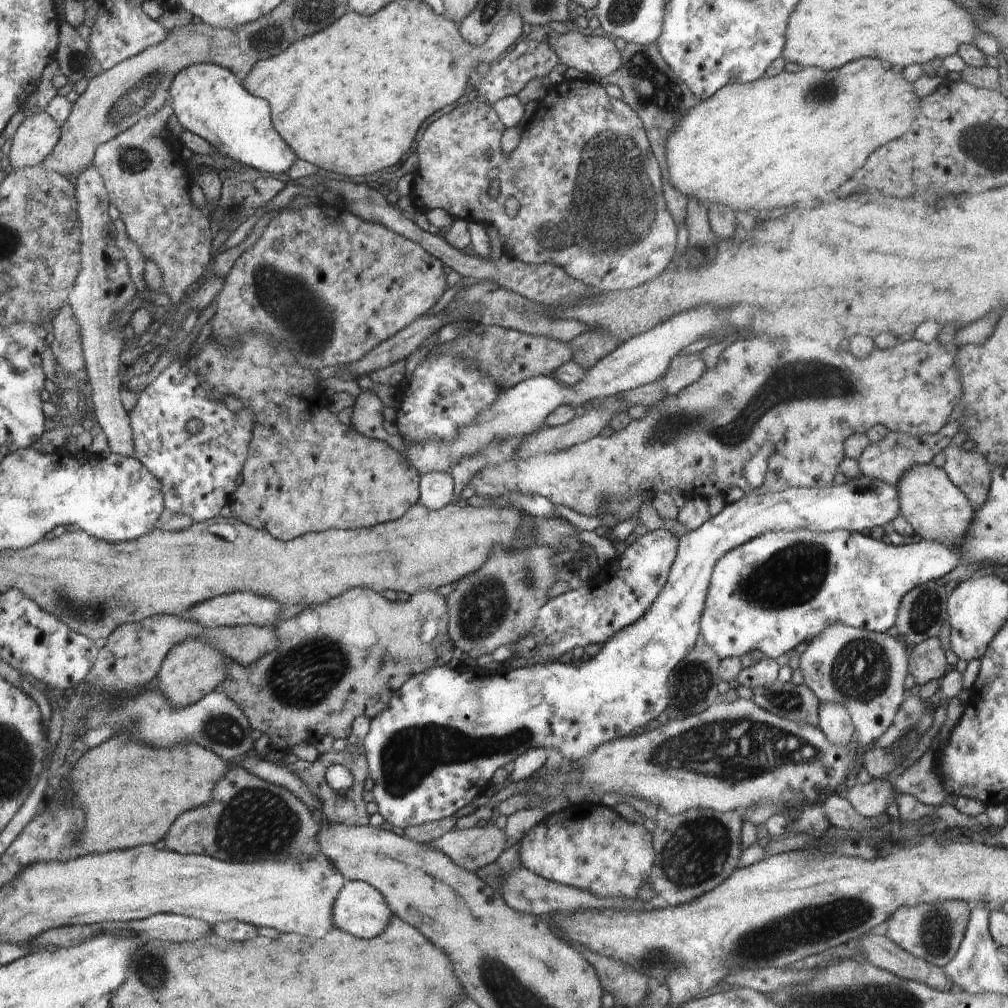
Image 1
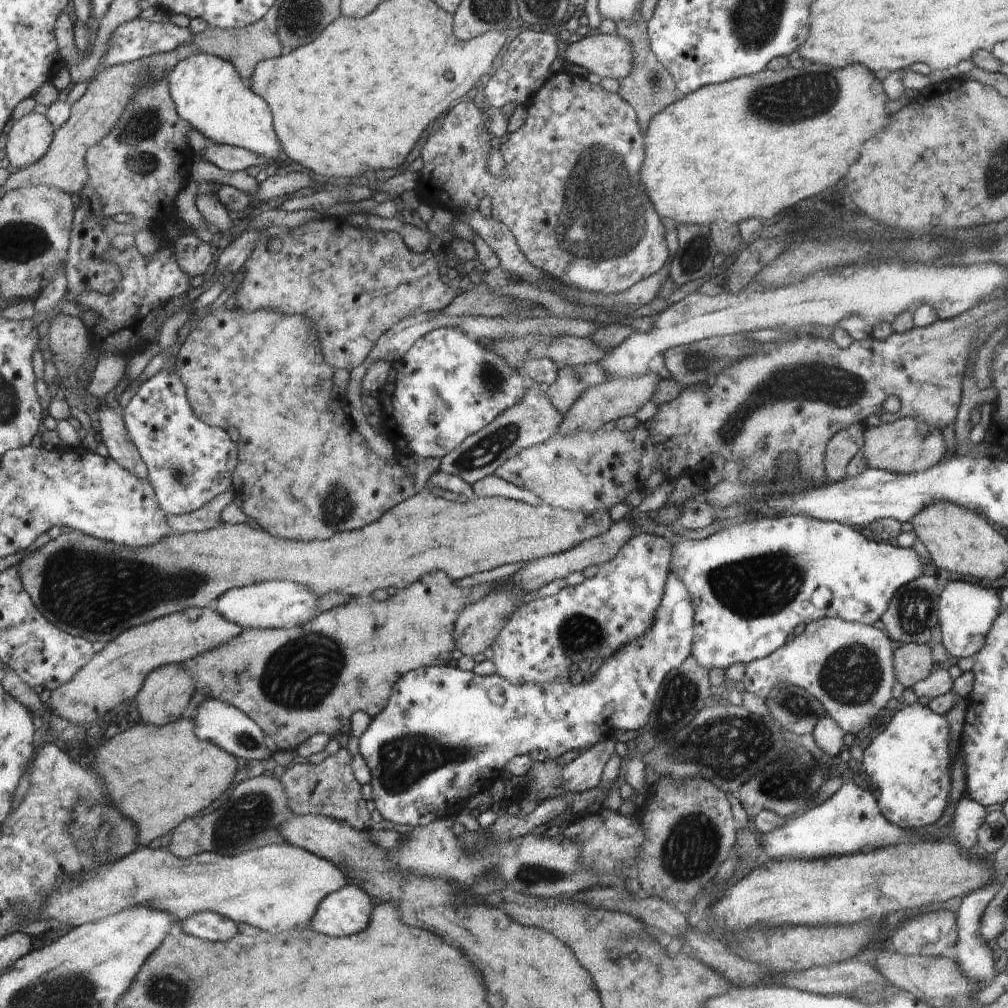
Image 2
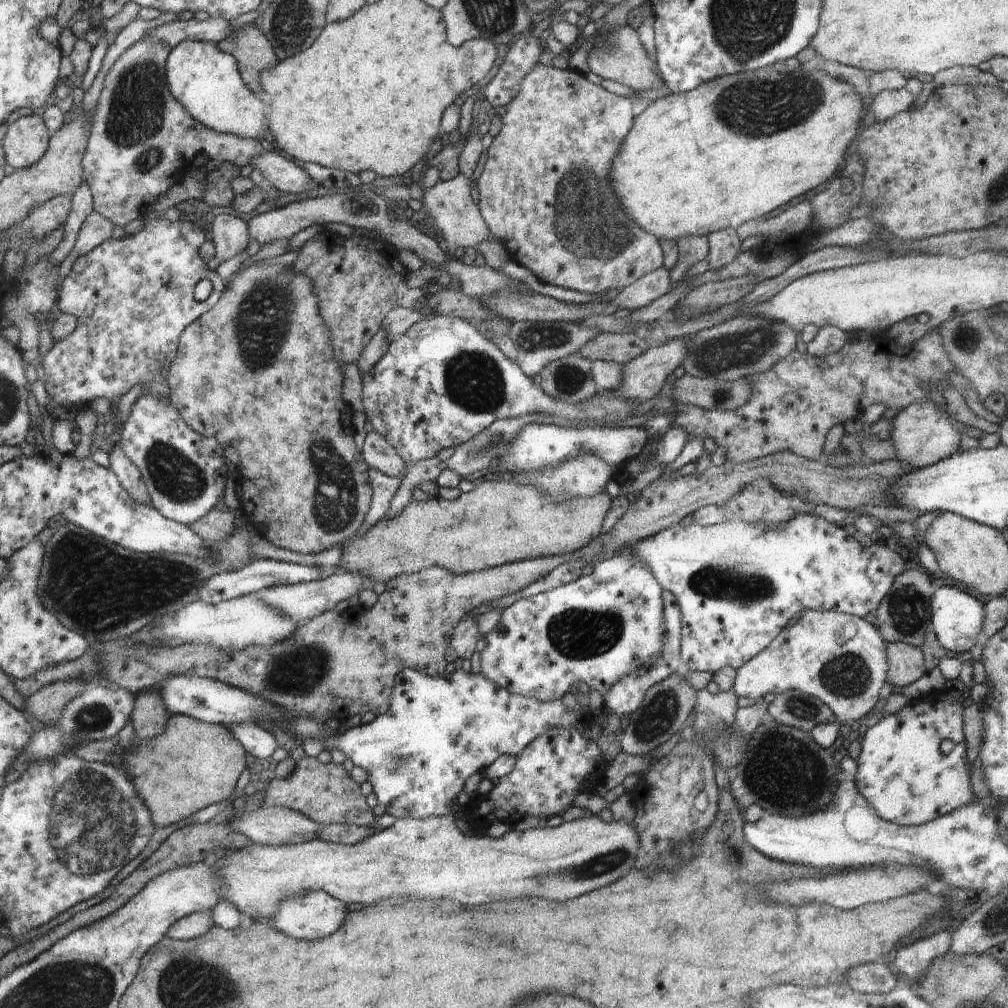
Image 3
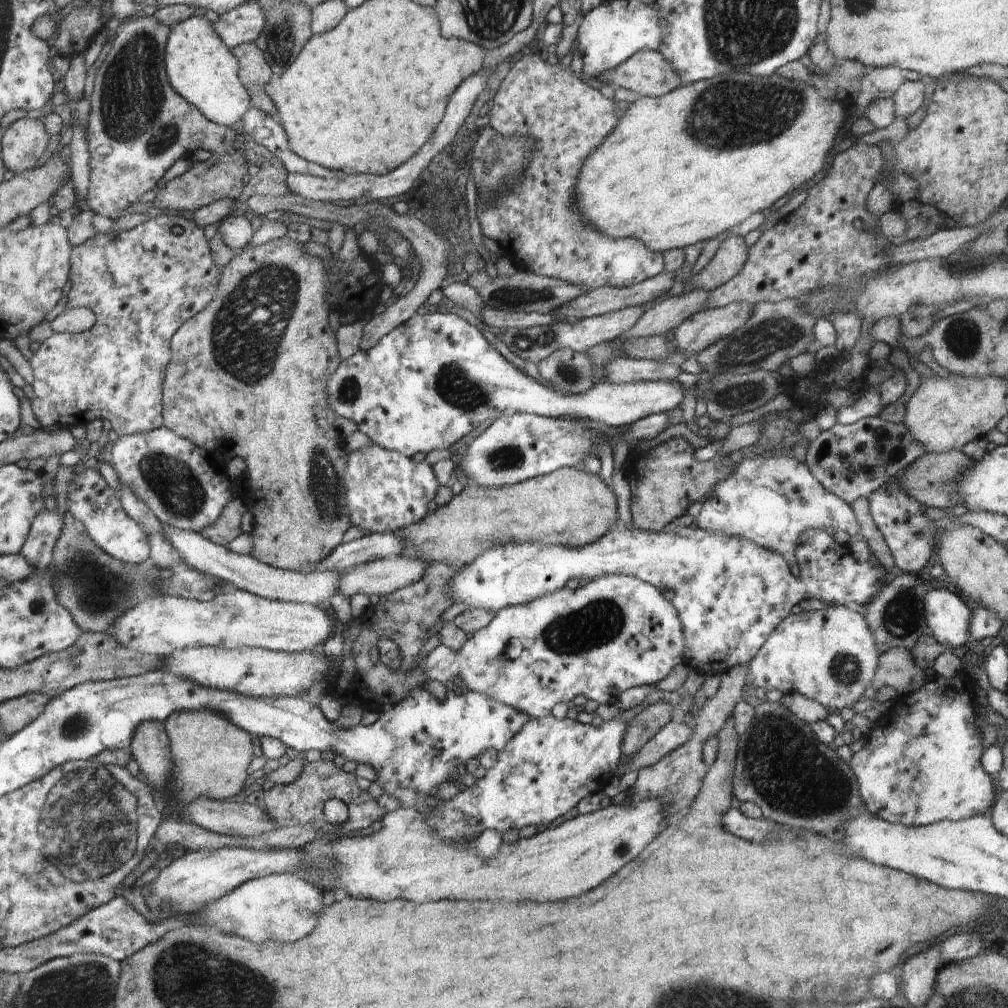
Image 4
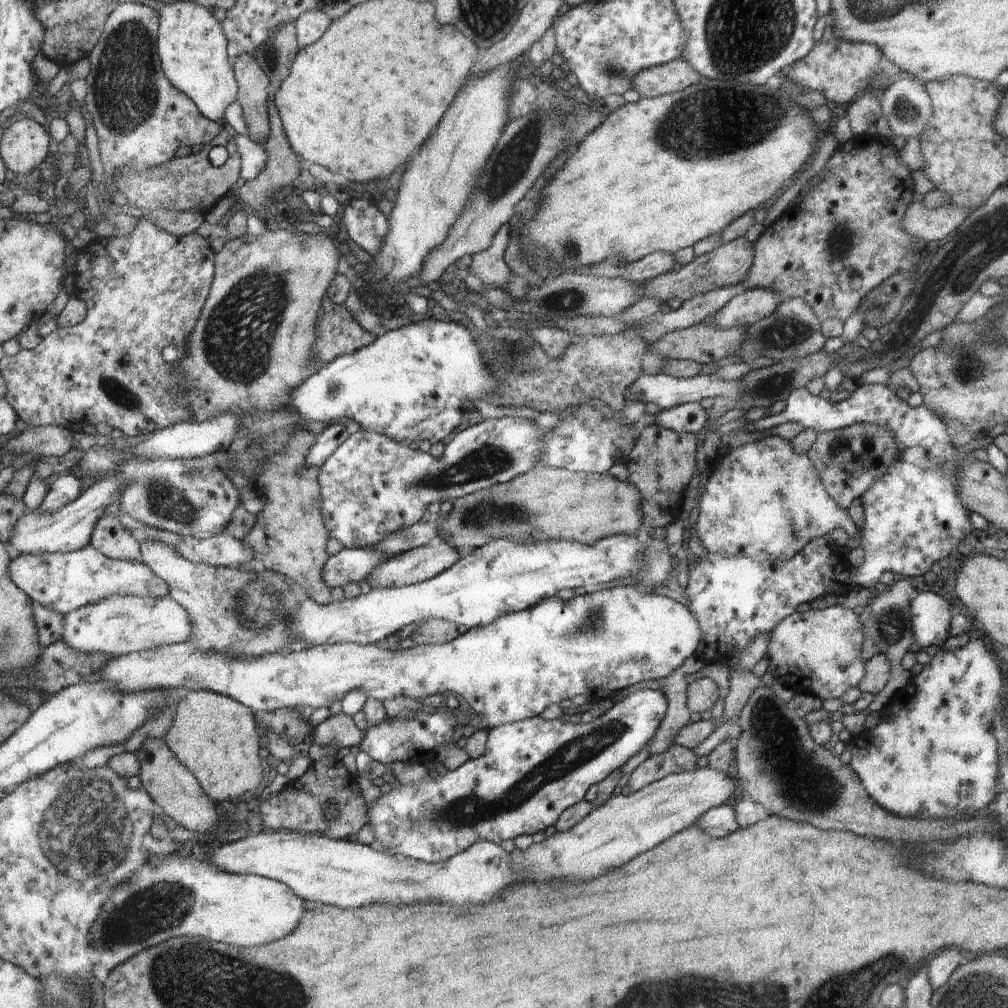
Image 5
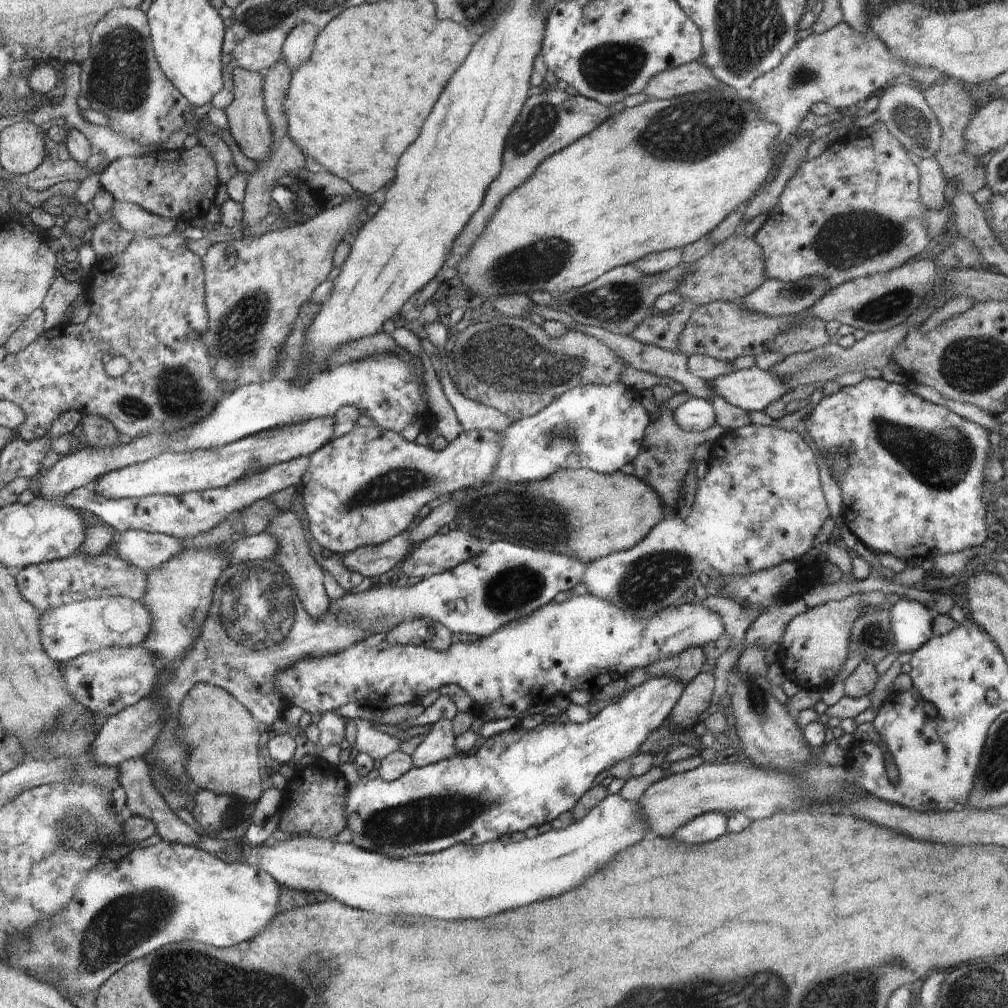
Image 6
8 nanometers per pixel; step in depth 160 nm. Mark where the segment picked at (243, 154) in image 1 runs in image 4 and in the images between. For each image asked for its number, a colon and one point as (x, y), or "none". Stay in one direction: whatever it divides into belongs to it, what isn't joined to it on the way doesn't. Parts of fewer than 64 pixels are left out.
2: (209, 94)
3: (208, 83)
4: (200, 66)

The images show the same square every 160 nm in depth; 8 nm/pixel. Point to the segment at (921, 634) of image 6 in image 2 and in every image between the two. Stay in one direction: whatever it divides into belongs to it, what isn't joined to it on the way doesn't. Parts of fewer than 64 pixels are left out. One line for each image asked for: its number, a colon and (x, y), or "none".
2: (966, 612)
3: (957, 618)
4: (948, 618)
5: (930, 617)

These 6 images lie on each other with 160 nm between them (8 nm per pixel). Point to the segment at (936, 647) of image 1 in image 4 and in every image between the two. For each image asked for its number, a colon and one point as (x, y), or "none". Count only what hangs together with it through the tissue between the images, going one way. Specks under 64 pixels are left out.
2: (913, 662)
3: (907, 665)
4: (897, 669)

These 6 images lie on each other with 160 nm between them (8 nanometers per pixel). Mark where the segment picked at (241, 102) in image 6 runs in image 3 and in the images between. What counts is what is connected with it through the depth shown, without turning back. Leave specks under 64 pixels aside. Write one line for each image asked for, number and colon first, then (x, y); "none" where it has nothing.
3: (251, 48)
4: (254, 72)
5: (253, 83)

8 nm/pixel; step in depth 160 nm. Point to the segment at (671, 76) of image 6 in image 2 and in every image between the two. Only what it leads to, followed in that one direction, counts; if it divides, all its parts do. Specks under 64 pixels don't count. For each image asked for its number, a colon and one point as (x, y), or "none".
2: (605, 55)
3: (628, 63)
4: (647, 72)
5: (678, 75)

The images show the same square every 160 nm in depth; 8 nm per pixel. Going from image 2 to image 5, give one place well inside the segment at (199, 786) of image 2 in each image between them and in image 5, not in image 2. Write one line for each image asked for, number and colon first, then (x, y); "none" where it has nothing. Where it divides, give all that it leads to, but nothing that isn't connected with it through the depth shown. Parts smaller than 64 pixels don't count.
3: (193, 764)
4: (210, 755)
5: (214, 736)

